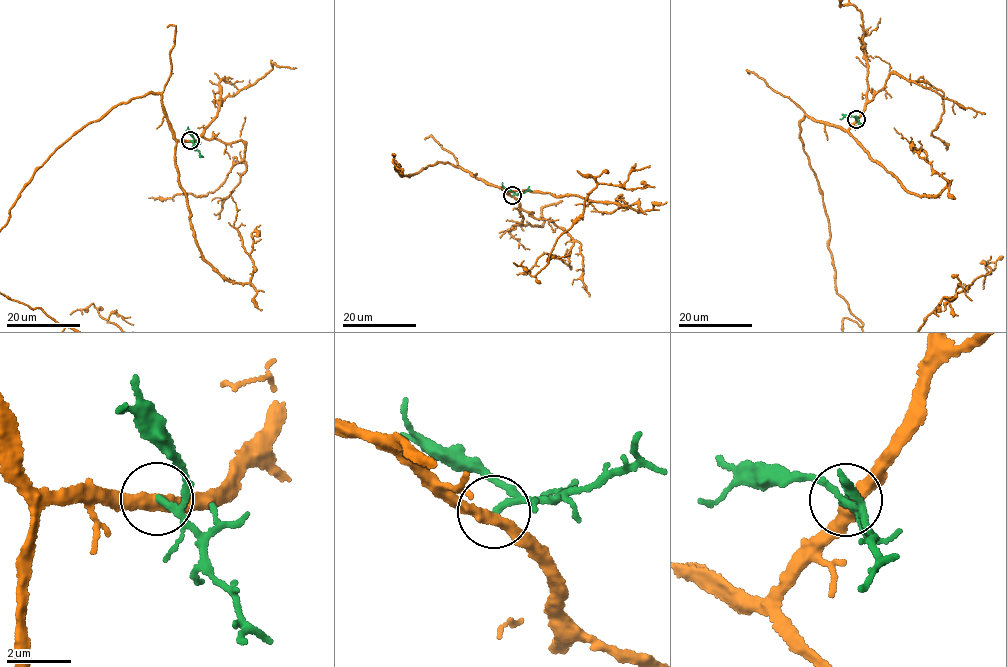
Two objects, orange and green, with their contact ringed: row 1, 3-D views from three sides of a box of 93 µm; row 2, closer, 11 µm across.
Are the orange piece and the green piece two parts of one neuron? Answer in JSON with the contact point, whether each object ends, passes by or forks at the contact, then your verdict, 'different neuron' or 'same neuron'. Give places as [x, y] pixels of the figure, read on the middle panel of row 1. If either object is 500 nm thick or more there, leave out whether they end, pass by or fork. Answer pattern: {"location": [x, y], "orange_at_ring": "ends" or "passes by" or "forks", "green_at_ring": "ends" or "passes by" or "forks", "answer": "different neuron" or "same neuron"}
{"location": [512, 195], "orange_at_ring": "passes by", "green_at_ring": "passes by", "answer": "different neuron"}

